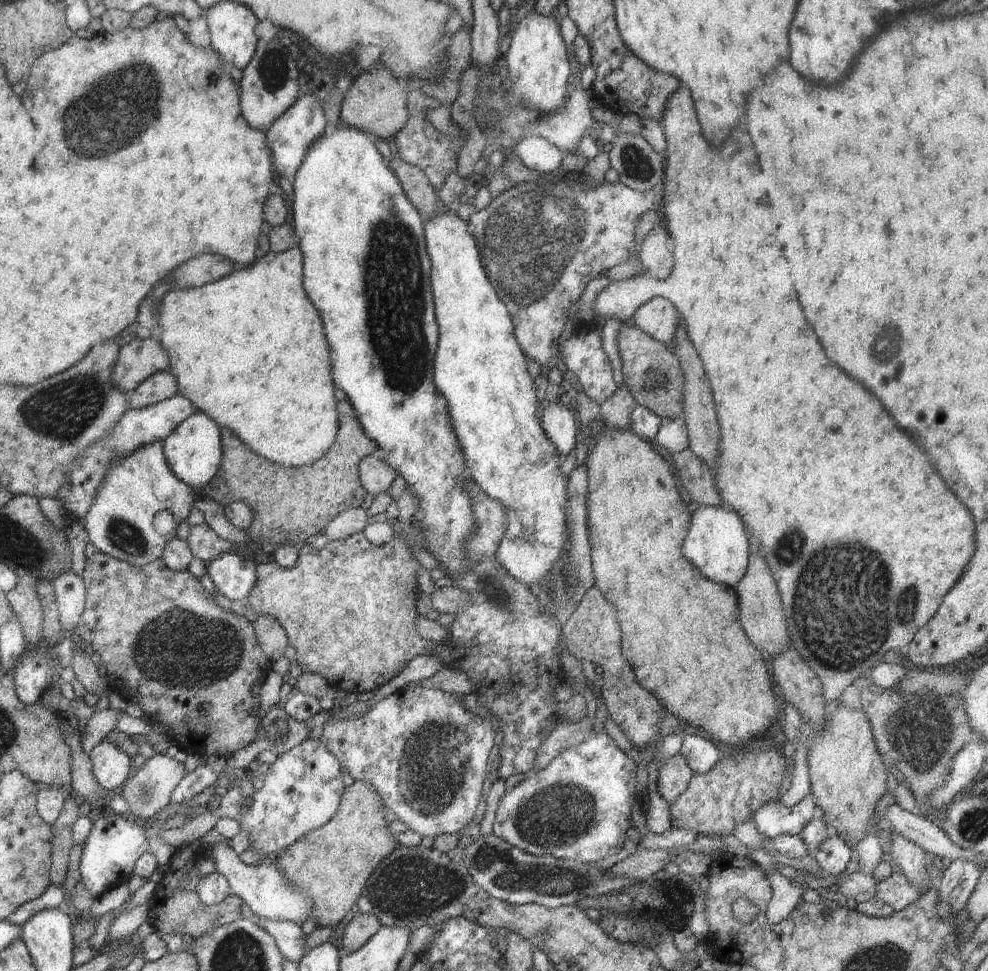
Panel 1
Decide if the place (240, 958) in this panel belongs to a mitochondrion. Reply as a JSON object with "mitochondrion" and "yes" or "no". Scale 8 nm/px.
{"mitochondrion":"yes"}

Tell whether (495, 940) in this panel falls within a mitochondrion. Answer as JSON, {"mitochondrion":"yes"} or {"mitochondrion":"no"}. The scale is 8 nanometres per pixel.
{"mitochondrion":"no"}

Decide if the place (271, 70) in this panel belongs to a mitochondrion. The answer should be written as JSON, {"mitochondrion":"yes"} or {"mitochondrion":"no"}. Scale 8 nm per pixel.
{"mitochondrion":"yes"}

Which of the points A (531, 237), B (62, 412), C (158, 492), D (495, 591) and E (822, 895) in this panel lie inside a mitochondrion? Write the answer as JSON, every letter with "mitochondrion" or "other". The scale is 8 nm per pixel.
{"A":"mitochondrion","B":"mitochondrion","C":"other","D":"mitochondrion","E":"other"}

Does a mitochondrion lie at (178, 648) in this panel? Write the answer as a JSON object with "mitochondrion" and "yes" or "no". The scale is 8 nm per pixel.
{"mitochondrion":"yes"}

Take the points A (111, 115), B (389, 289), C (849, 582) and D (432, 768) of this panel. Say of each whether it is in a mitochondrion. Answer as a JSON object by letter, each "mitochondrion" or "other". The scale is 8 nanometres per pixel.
{"A":"mitochondrion","B":"mitochondrion","C":"mitochondrion","D":"mitochondrion"}

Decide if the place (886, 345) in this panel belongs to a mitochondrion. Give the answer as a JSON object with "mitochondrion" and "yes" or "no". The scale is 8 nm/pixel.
{"mitochondrion":"yes"}

